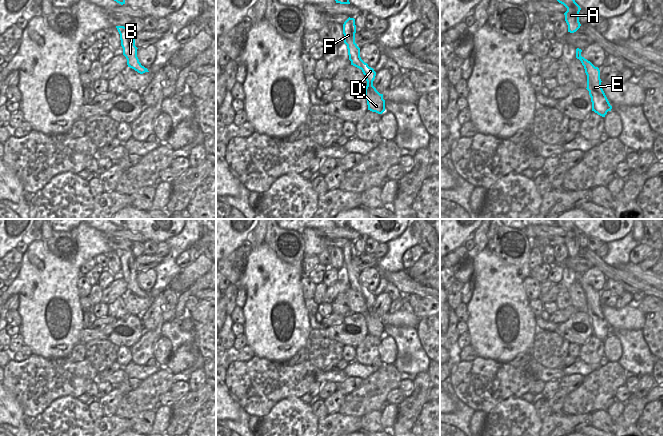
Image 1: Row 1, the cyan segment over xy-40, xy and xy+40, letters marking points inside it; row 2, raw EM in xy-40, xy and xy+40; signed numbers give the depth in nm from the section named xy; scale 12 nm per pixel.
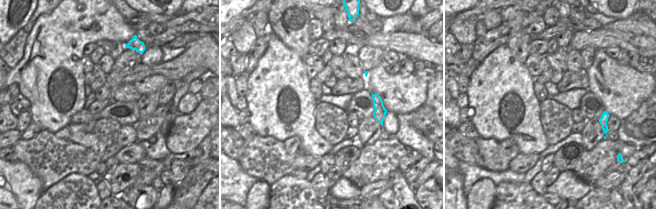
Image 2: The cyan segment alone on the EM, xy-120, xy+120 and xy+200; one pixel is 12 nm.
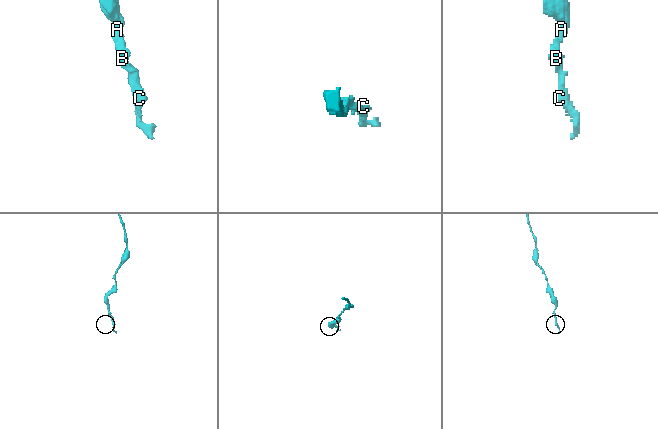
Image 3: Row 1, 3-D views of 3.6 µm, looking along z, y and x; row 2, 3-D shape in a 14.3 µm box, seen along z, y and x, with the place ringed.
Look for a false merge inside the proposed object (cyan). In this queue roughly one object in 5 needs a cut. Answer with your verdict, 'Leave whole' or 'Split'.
Leave whole.

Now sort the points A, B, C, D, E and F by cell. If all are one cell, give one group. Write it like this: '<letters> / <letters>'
A B C D E F

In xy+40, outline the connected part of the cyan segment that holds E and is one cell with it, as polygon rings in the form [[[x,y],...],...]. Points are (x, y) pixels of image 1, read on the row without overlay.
[[[576,273],[576,282],[579,283],[584,290],[585,297],[587,299],[587,314],[591,321],[592,335],[598,339],[605,341],[608,335],[611,335],[610,329],[602,311],[600,303],[600,294],[595,291],[590,285],[581,280],[582,274]]]

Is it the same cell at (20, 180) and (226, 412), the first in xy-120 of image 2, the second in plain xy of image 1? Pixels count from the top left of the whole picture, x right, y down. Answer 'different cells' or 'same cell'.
same cell

